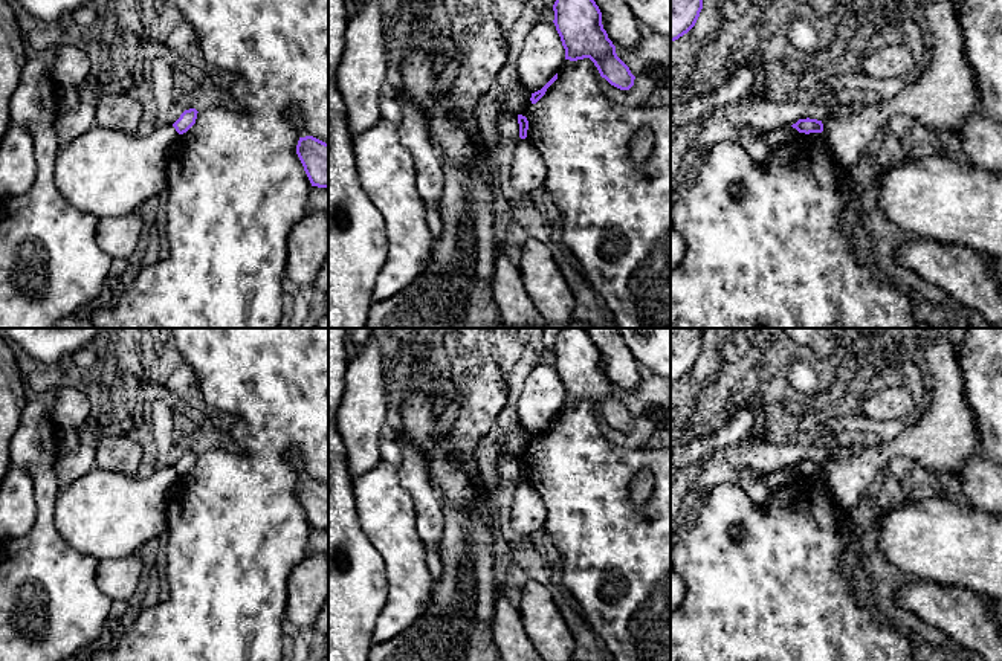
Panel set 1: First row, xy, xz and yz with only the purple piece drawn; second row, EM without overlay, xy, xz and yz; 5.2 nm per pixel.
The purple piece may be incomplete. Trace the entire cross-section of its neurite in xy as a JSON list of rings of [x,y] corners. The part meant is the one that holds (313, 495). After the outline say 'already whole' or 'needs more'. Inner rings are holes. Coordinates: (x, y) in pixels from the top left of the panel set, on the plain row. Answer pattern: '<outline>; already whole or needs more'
[[[299,479],[296,496],[312,528],[328,530],[328,485],[313,479]]]; already whole

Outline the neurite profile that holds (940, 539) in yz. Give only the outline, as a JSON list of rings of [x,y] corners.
[[[935,496],[887,505],[877,519],[877,550],[904,574],[939,586],[959,586],[1002,600],[1002,513],[981,511],[965,501]]]

